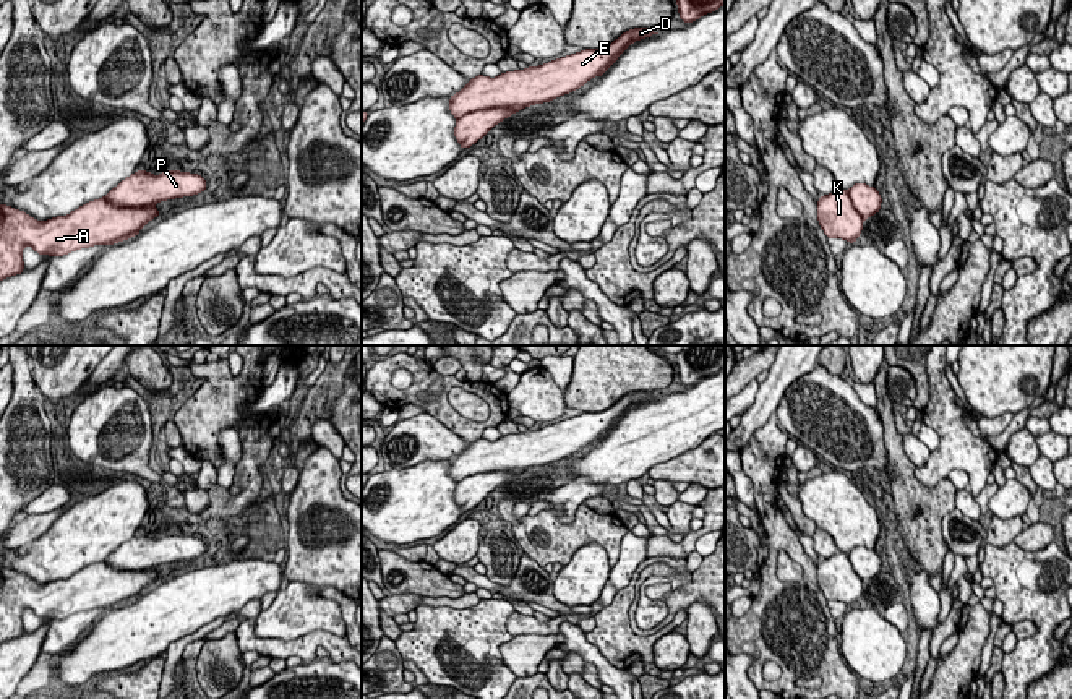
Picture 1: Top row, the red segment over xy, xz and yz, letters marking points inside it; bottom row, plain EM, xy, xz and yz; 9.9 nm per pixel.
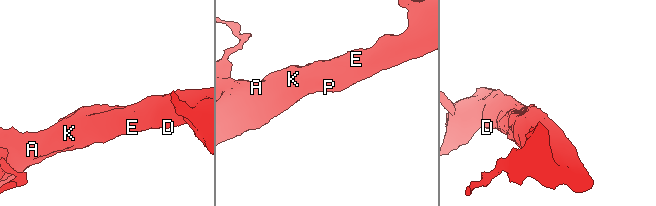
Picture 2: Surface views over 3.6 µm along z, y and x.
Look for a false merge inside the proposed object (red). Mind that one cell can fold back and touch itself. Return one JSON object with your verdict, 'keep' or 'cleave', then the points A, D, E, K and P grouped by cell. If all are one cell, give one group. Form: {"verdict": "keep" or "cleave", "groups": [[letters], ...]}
{"verdict": "cleave", "groups": [["A", "D", "E", "K"], ["P"]]}

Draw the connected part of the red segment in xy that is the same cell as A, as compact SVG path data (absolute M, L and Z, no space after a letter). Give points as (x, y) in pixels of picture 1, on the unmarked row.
M99 561L83 568L68 579L52 581L39 585L24 574L0 568L0 644L24 634L23 611L32 610L39 618L63 620L79 611L92 608L114 608L131 602L154 581L159 572L152 569L120 571L110 568L105 561Z

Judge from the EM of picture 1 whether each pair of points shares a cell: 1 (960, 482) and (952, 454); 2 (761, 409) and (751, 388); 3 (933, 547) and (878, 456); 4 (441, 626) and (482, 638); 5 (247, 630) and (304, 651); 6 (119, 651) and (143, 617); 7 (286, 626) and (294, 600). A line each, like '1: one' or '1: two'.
1: two
2: two
3: two
4: one
5: one
6: one
7: one

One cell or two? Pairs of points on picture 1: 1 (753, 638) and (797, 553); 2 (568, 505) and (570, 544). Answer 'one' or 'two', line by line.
1: one
2: two

